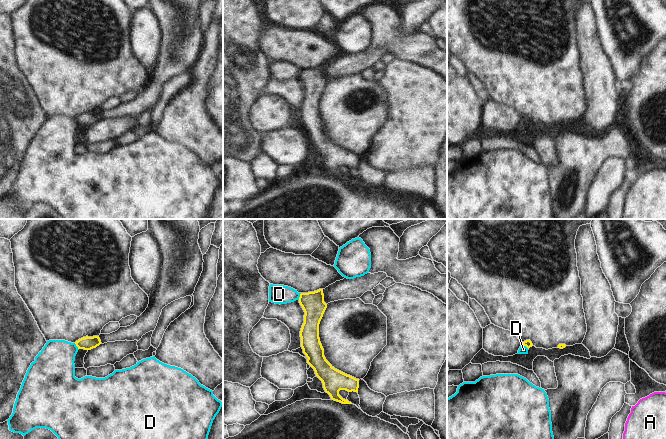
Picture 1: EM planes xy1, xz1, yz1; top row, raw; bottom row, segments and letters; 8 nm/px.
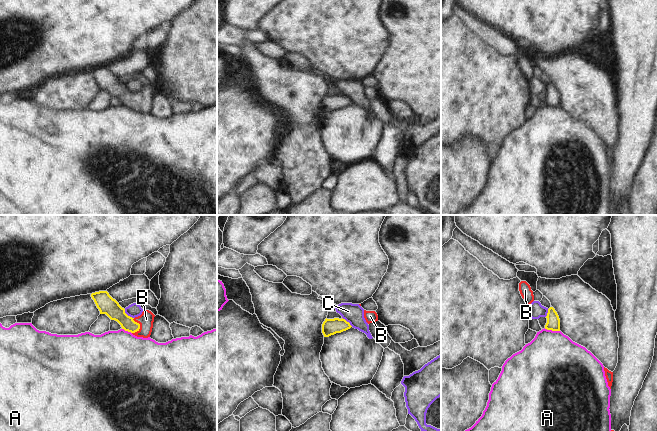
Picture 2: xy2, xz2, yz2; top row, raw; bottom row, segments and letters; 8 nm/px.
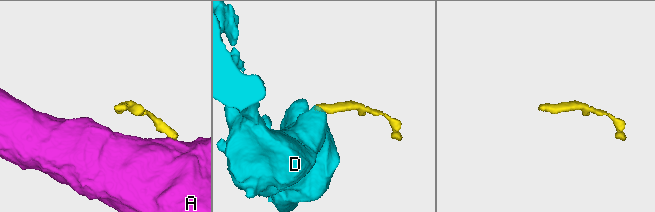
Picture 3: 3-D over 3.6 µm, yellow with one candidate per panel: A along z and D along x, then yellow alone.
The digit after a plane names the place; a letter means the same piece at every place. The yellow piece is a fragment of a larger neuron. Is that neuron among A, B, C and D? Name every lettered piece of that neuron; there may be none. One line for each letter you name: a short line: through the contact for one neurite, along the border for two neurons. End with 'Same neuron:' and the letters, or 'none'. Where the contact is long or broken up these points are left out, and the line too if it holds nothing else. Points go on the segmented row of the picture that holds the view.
B: line xy2 (113, 310), (127, 323), (139, 326), (146, 319)
Same neuron: B

